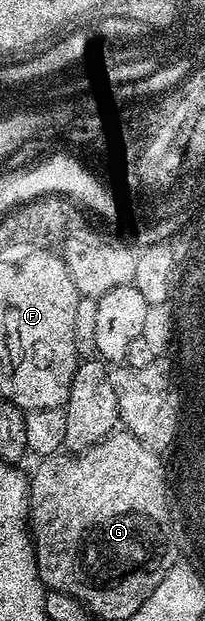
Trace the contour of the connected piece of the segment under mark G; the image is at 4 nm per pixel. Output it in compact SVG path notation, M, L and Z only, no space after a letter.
M119 429L108 435L106 439L102 439L102 441L100 441L96 447L90 447L90 449L87 451L78 452L76 455L71 453L48 455L38 460L39 468L37 468L33 473L30 472L29 475L29 534L32 543L35 545L35 564L39 570L39 579L41 582L43 582L44 588L52 591L60 591L61 593L69 593L69 589L71 589L71 587L77 583L77 577L79 577L79 567L83 567L83 557L95 557L95 551L103 551L103 557L107 555L107 557L113 557L113 559L125 559L125 567L127 567L127 565L131 565L131 561L129 561L129 555L137 555L137 557L141 555L141 551L139 551L139 549L135 549L135 547L149 547L153 541L159 541L159 539L161 539L161 541L171 541L171 523L167 523L167 507L163 507L163 471L159 471L159 463L155 463L157 458L158 457L151 452L150 447L147 447L141 441L137 441L137 437L133 437L125 429Z

